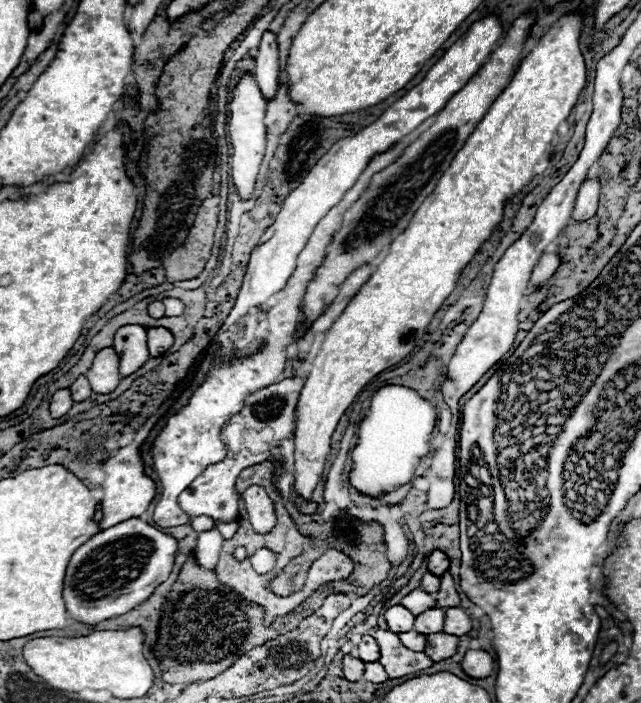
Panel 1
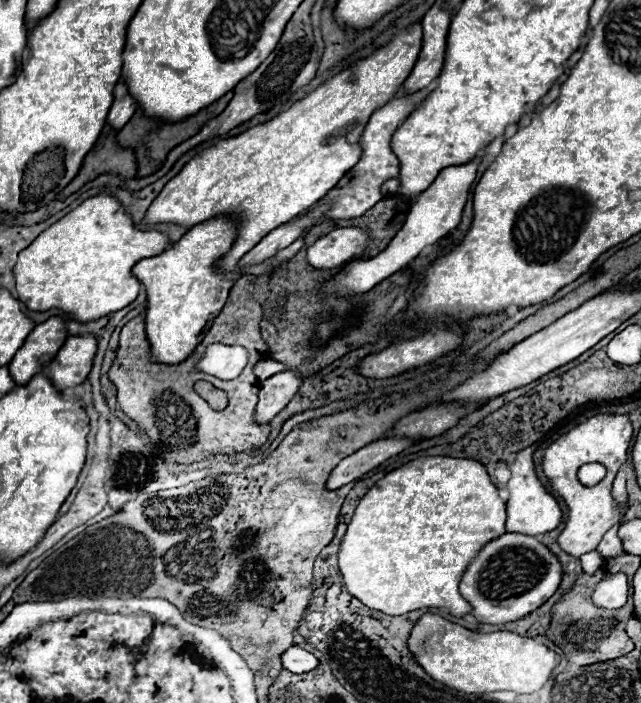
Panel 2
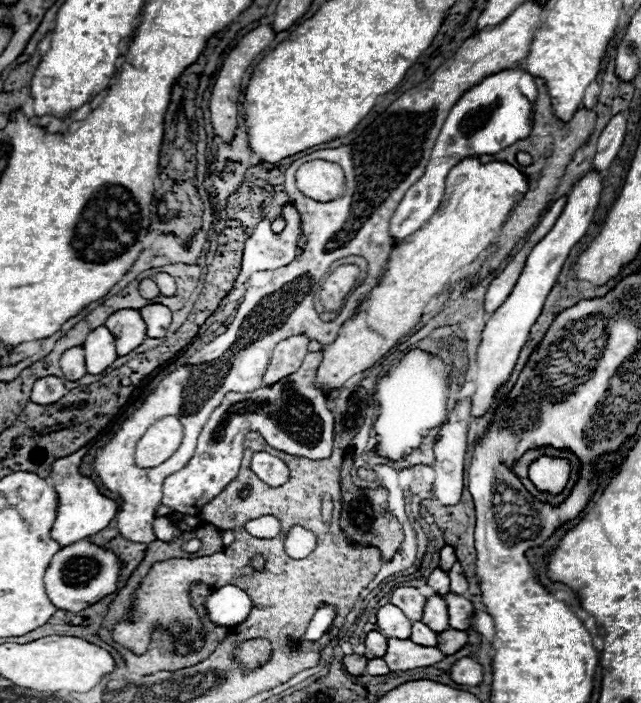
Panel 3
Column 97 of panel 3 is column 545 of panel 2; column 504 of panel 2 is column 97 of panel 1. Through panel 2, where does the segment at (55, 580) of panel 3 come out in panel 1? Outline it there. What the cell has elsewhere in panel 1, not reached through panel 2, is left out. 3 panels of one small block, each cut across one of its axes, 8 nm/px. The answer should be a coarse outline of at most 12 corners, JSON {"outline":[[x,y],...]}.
{"outline":[[140,518],[74,550],[62,598],[98,624],[170,576],[176,538]]}

